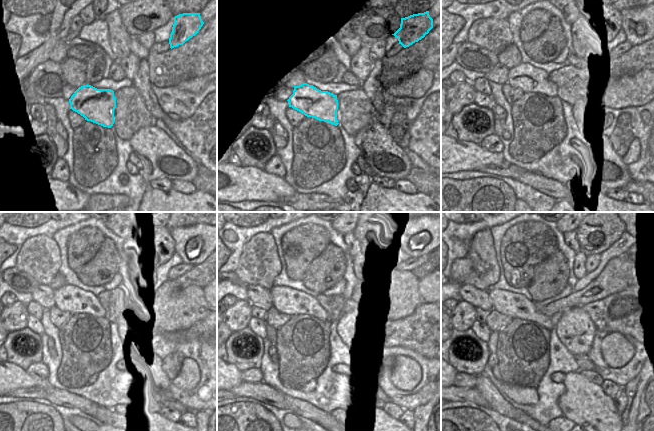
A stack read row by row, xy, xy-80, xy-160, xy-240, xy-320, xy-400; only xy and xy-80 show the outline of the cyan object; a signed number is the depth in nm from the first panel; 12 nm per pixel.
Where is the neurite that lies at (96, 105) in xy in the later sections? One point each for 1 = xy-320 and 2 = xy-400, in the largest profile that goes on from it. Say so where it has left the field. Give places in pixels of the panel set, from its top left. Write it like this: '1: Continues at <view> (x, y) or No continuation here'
1: Continues at xy-320 (286, 300)
2: Continues at xy-400 (515, 305)

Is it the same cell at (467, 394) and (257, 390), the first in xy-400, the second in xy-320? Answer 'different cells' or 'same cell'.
same cell

